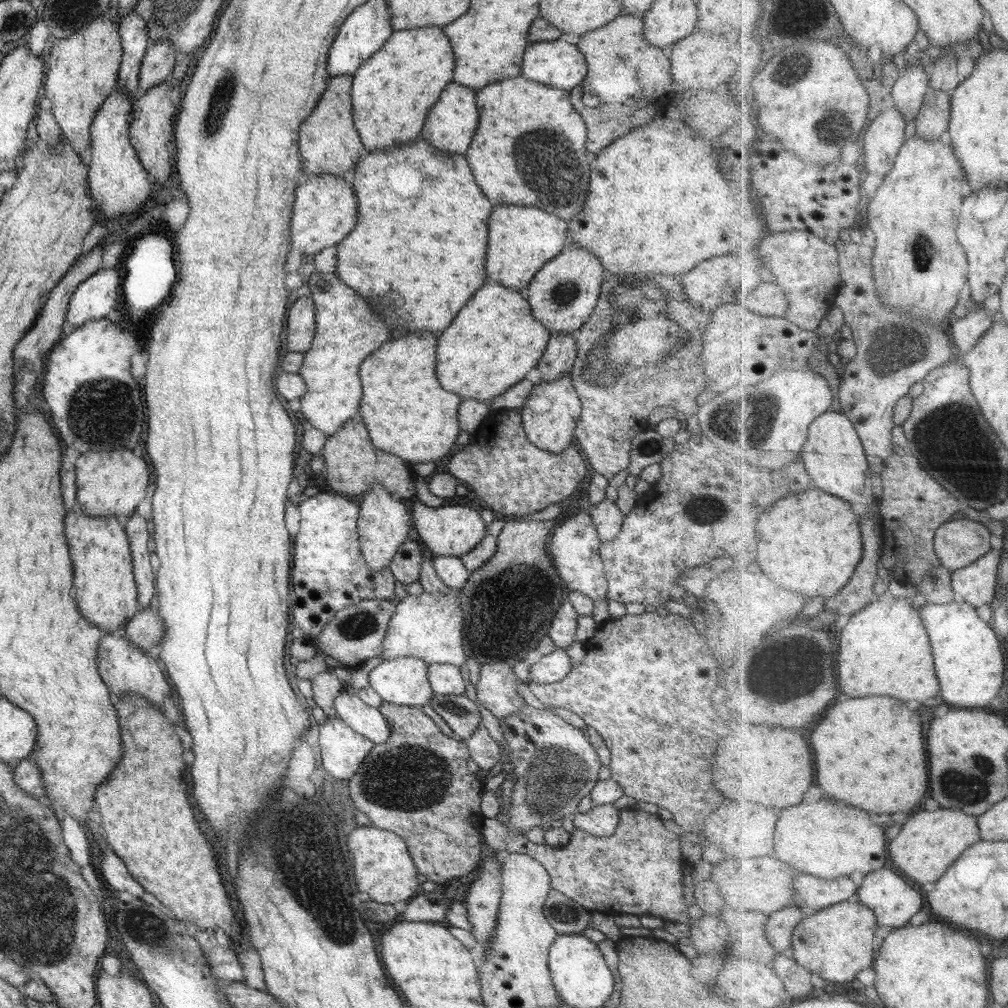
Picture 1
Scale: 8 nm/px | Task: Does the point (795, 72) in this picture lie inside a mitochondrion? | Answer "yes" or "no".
yes

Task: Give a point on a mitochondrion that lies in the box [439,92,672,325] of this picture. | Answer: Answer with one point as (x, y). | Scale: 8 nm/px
(535, 154)

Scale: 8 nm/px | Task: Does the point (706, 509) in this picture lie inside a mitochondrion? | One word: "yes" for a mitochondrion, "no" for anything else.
yes

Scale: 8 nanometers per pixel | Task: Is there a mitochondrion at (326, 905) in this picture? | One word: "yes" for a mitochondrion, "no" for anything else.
yes

